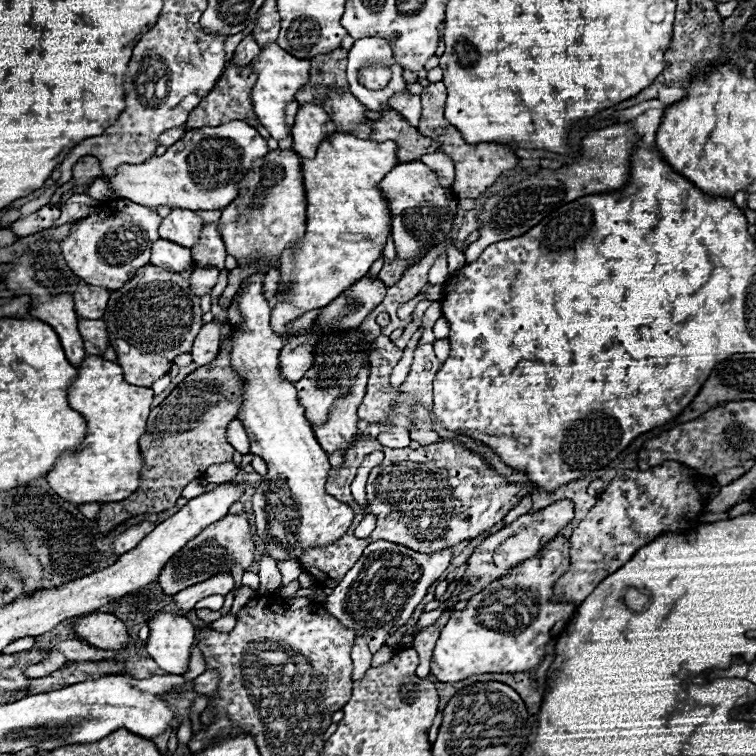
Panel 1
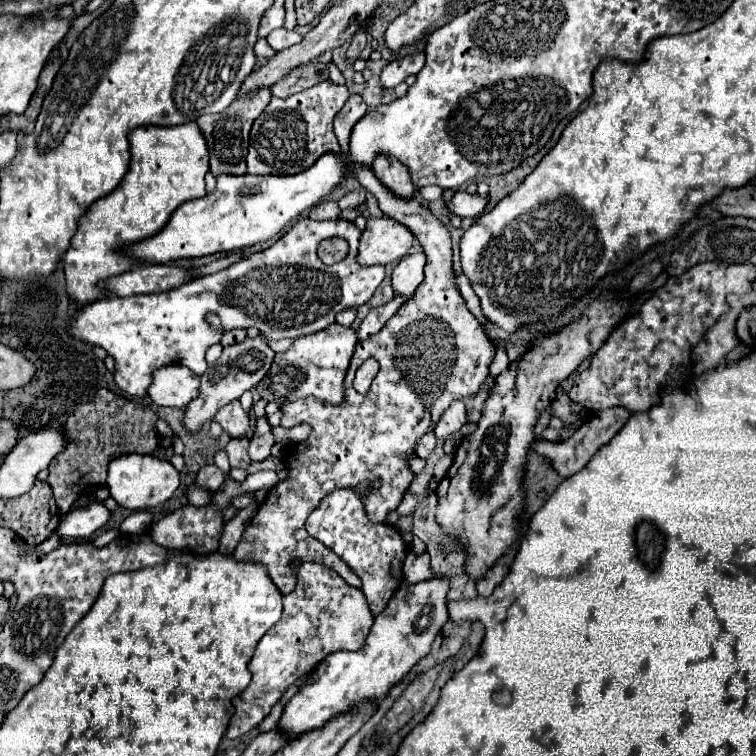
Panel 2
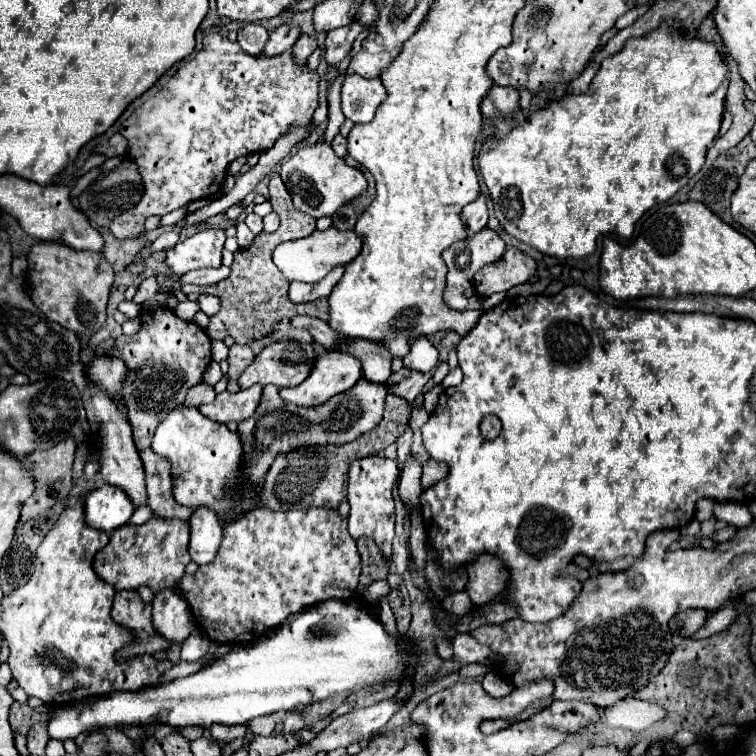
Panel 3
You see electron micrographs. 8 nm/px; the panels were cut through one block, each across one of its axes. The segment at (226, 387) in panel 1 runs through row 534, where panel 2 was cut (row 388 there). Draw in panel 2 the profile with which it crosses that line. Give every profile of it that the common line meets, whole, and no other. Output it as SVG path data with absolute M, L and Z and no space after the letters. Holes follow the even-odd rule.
M106 388L96 392L92 402L76 408L64 426L68 446L48 466L48 484L54 490L58 508L68 512L72 502L88 484L104 484L106 468L112 458L122 454L152 454L160 440L154 428L156 420L158 418L150 408L140 406L136 400L126 400Z

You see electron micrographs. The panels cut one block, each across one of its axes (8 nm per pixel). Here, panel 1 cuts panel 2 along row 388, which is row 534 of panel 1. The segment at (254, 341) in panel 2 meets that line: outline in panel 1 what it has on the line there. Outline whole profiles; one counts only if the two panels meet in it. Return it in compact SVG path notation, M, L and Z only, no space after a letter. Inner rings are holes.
M246 514L224 516L216 524L210 524L208 528L204 528L204 532L200 532L200 536L190 540L180 552L176 552L166 562L166 566L160 572L158 584L162 586L164 594L176 594L188 586L208 580L210 576L218 574L218 572L232 572L232 568L236 564L242 564L242 568L248 570L252 566L252 562L254 562L254 544L252 544Z

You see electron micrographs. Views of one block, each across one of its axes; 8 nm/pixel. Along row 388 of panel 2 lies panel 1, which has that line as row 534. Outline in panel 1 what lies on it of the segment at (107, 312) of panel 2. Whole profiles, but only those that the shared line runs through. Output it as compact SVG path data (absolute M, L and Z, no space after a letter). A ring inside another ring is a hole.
M142 522L142 524L138 524L138 526L132 526L132 528L126 530L124 534L120 534L120 538L114 542L114 552L116 552L116 554L124 554L124 552L136 548L136 546L142 542L142 538L144 538L148 532L152 532L152 528L154 528L154 524L150 524L150 522Z

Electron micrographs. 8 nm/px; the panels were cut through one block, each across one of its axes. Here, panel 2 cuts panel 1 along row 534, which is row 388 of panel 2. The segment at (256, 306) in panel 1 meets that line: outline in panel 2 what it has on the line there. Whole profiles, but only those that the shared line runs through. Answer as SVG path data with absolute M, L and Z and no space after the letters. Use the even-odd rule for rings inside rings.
M330 324L324 332L296 338L286 352L274 356L268 374L258 384L260 396L268 402L276 402L278 406L306 396L316 396L328 404L344 402L344 376L356 342L356 330L340 324Z

